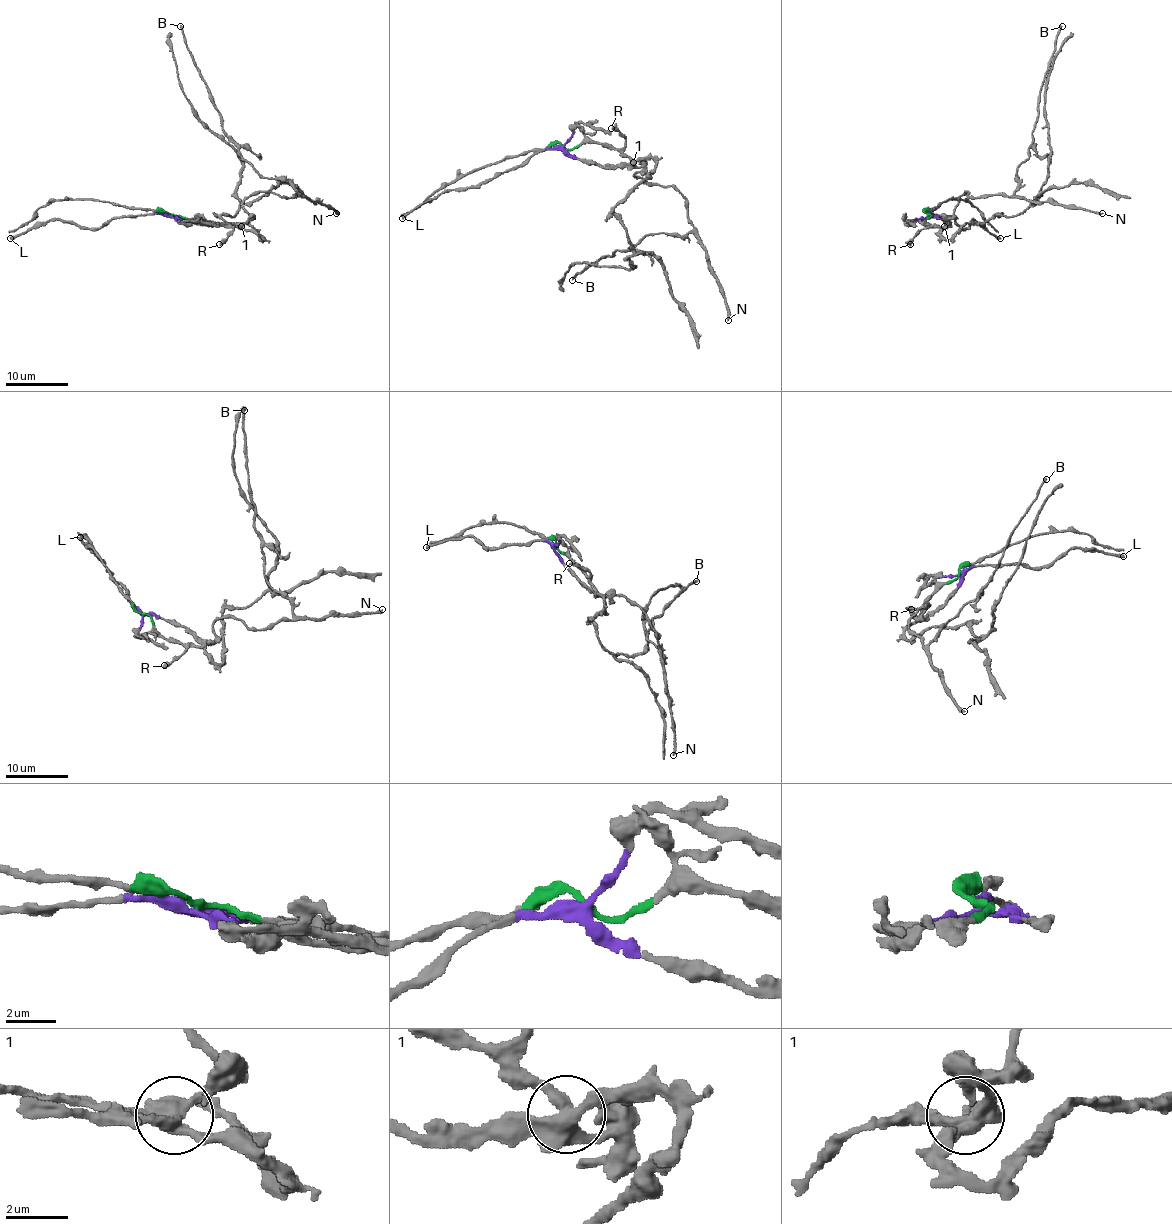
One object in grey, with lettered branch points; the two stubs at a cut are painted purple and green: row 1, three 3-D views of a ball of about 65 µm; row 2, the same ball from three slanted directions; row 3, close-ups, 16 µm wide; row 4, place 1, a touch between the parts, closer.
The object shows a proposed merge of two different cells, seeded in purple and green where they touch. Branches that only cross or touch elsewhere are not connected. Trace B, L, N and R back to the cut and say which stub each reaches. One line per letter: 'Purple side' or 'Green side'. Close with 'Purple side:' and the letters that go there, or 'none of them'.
B: Green side
L: Purple side
N: Green side
R: Green side
Purple side: L

